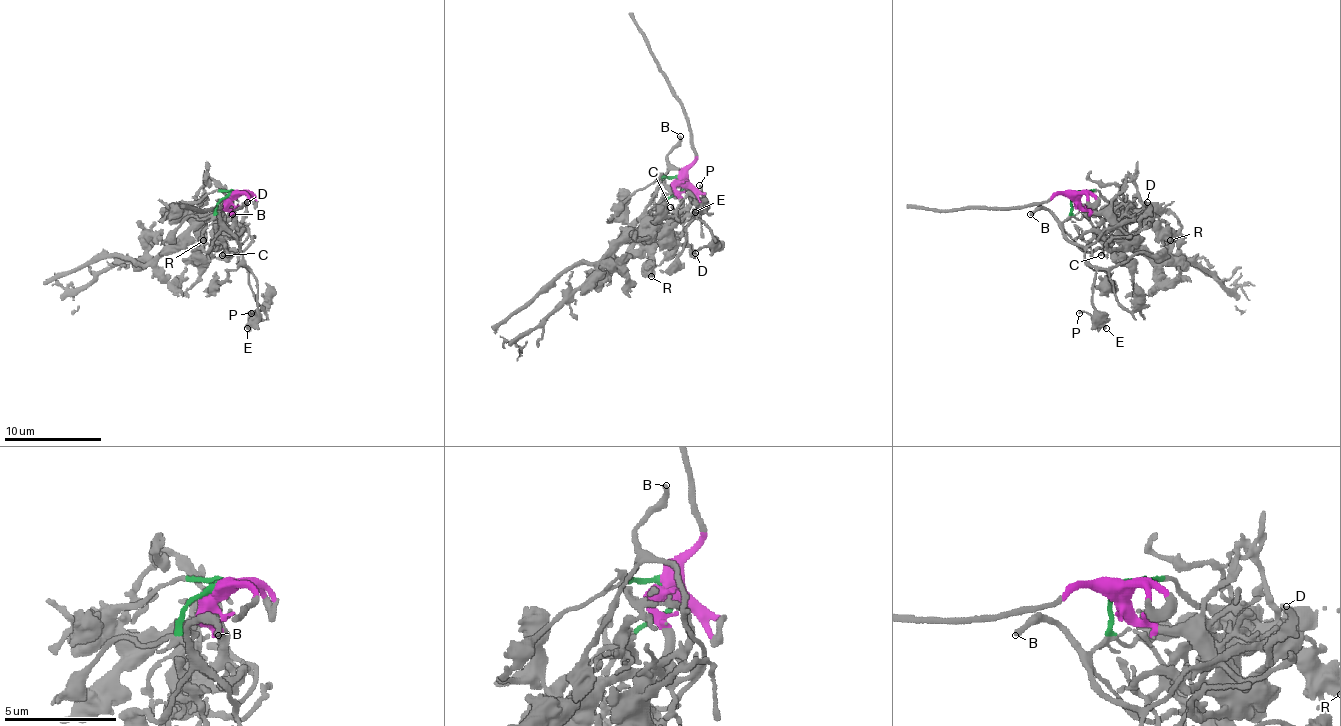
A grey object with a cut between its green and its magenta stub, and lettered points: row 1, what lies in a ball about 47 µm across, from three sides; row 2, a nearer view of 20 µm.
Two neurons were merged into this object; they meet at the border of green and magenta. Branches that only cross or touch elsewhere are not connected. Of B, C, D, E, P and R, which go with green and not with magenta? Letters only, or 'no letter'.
B, E, P

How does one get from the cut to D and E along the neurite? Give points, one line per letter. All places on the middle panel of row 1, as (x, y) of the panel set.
D: (682, 179), (677, 189), (679, 211), (684, 233), (694, 252)
E: (679, 179), (665, 177), (670, 169), (679, 169), (687, 189), (701, 201), (706, 199), (694, 211)

